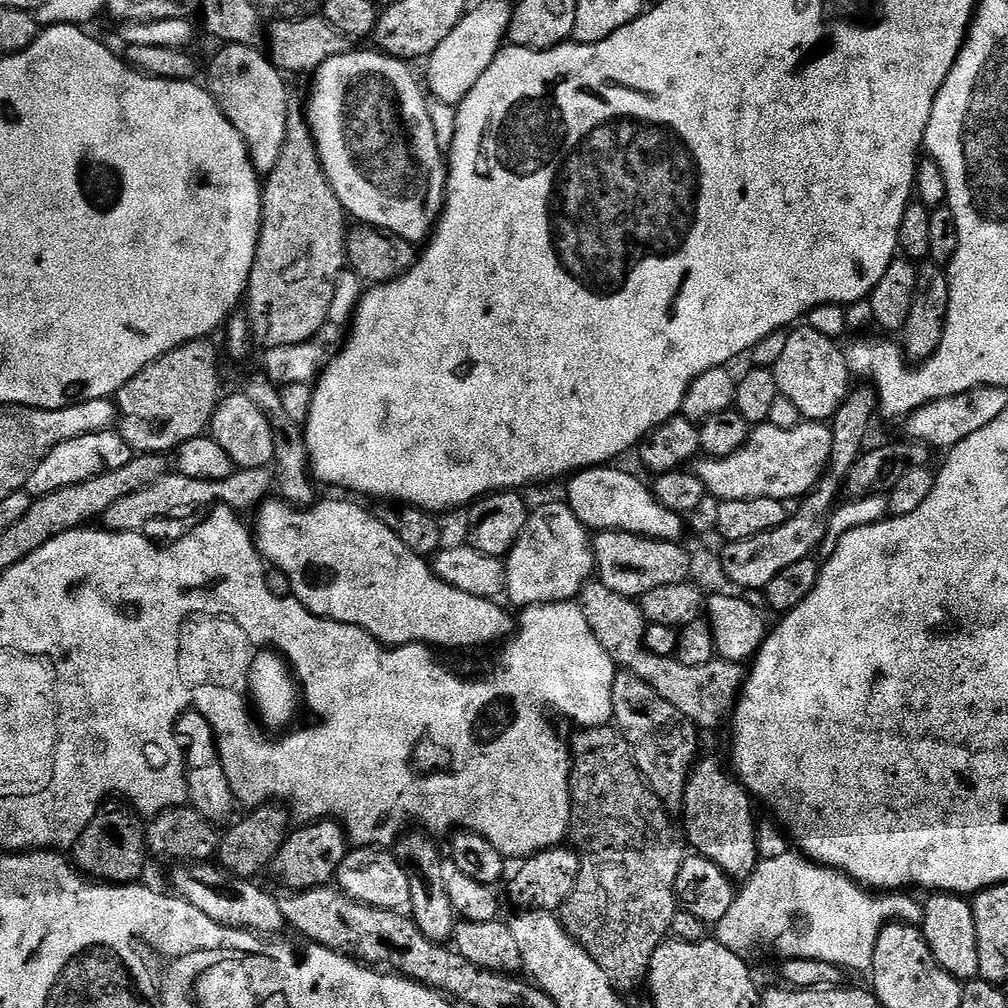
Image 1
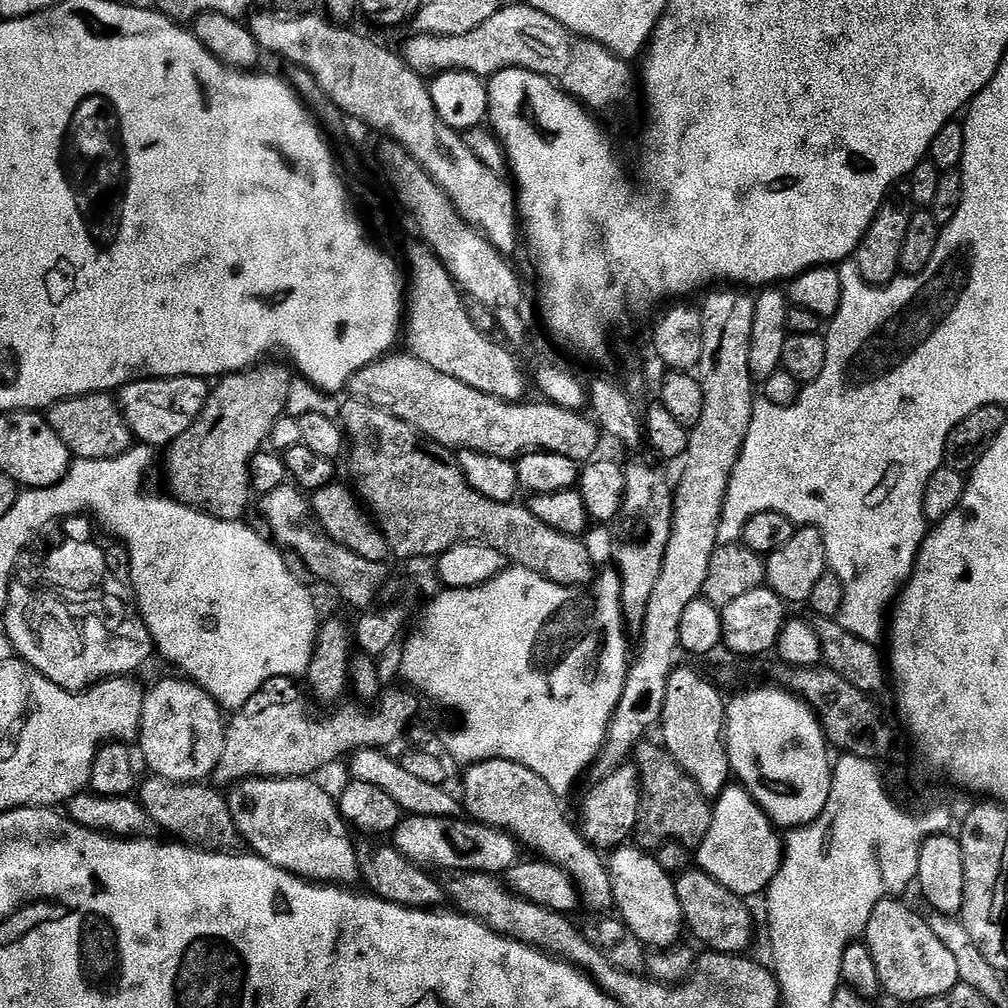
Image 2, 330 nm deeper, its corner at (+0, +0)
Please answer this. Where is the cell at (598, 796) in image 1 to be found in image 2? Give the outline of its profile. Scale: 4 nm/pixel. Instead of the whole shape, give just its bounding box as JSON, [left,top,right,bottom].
[634,742,712,850]

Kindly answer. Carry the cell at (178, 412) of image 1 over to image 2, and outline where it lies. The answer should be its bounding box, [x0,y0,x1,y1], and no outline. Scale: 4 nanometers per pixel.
[47,392,134,460]

